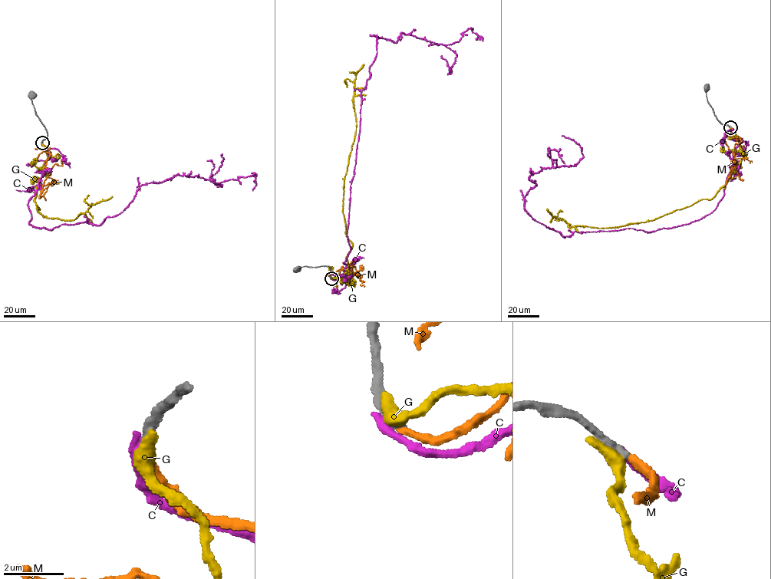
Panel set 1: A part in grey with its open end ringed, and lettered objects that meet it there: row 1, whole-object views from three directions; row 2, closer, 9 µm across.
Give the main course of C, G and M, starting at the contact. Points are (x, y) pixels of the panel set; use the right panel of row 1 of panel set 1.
C: (730, 126), (739, 143), (709, 214), (565, 237), (524, 199), (532, 175), (583, 157), (561, 135)
G: (730, 127), (743, 156), (711, 199), (647, 222), (606, 228), (570, 226), (547, 208)
M: (730, 127), (724, 141), (736, 163), (729, 173), (733, 168), (743, 180)

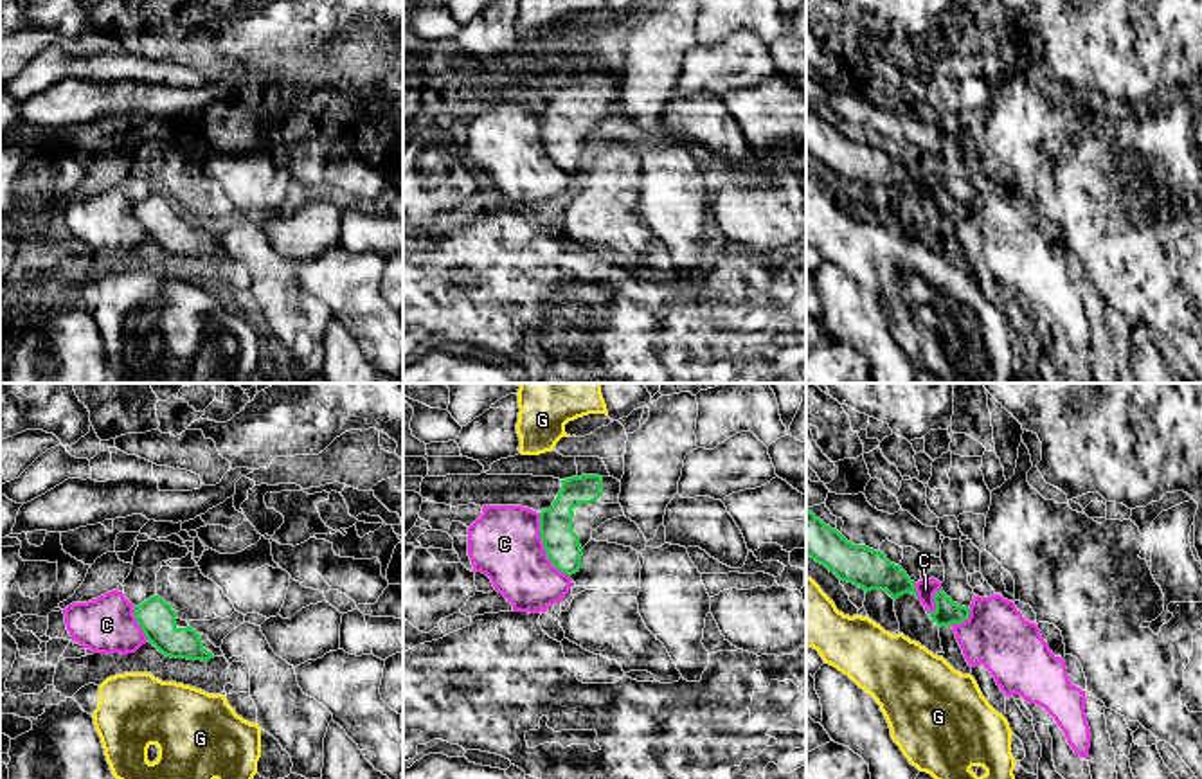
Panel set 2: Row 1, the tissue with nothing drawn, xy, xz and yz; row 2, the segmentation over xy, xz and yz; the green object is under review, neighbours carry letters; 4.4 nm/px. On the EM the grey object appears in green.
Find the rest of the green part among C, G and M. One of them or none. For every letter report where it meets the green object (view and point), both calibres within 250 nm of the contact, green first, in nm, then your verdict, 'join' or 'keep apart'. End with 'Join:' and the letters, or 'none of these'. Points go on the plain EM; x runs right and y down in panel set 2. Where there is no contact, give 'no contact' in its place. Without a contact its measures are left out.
C: xz (544, 144) | 160/320 nm | keep apart
G: no contact | keep apart
M: no contact | join
Join: M

